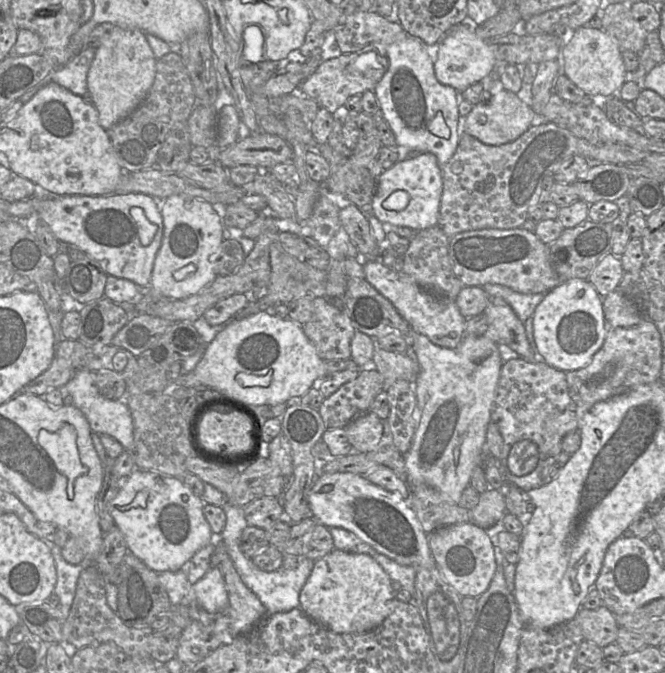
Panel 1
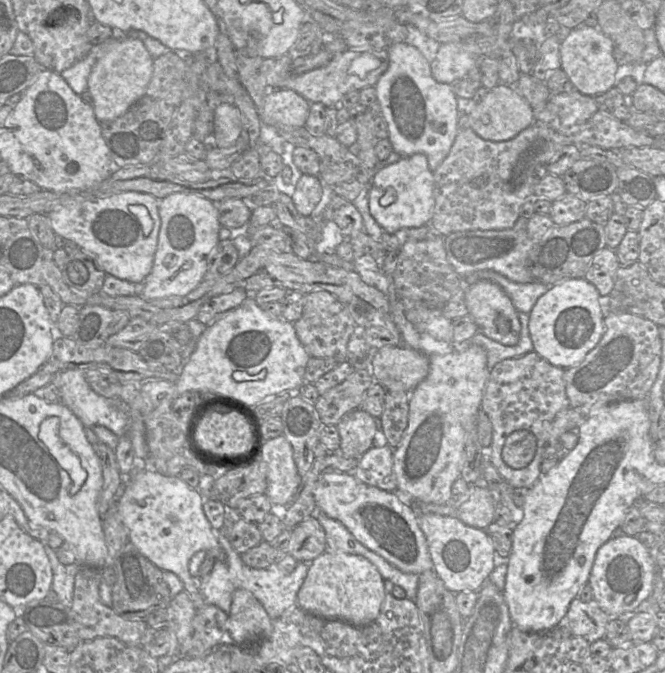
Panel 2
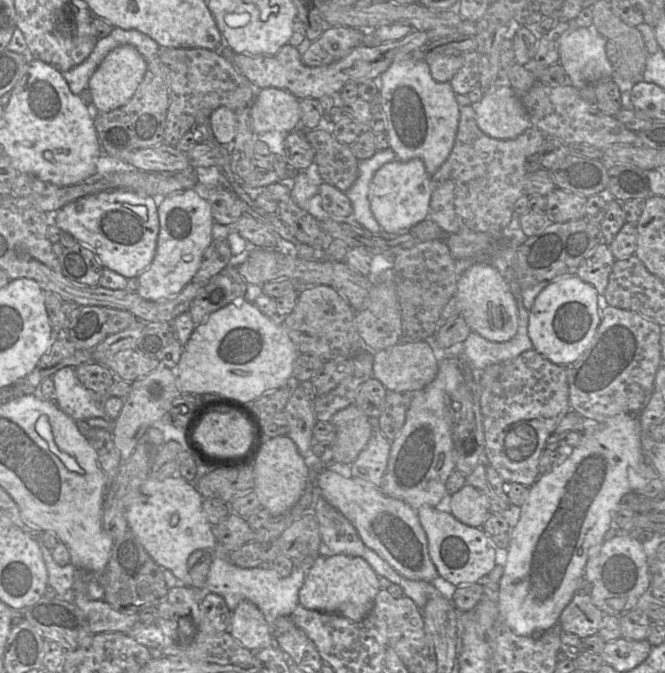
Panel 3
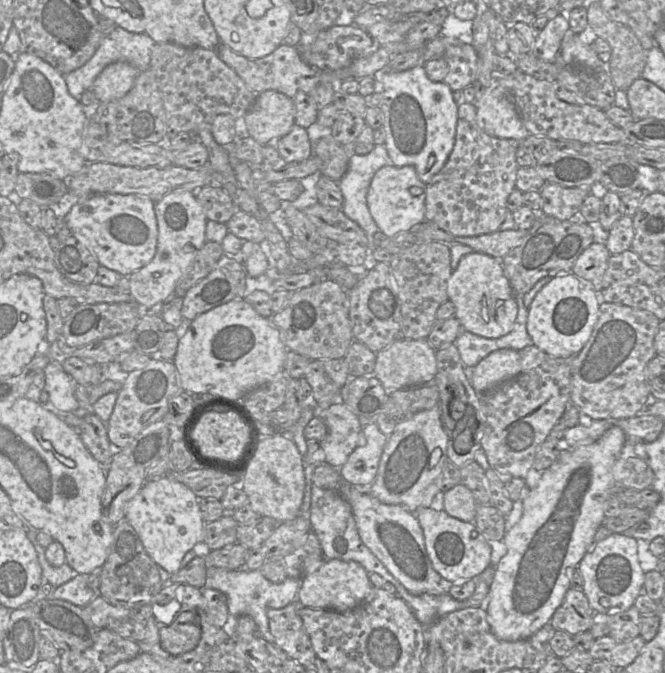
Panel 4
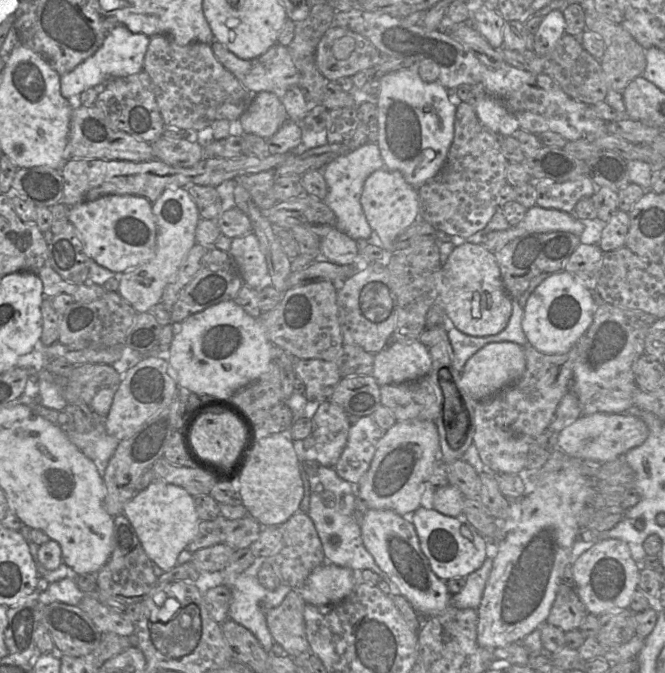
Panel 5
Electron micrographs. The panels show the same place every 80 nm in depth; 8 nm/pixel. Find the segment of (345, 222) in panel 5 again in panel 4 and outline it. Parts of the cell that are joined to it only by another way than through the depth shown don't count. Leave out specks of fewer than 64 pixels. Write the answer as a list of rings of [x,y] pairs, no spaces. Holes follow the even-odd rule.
[[[375,145],[366,155],[353,154],[349,158],[348,169],[338,181],[343,194],[343,213],[356,222],[368,235],[373,237],[379,230],[372,218],[367,194],[375,173],[392,162],[384,145]]]

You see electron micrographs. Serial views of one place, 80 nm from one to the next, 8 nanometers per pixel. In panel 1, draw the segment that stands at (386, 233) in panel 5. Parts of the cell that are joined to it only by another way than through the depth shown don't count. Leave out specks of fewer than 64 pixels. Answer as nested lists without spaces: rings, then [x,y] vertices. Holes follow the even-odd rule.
[[[421,152],[383,170],[377,179],[371,212],[382,223],[405,226],[414,231],[425,230],[438,225],[442,190],[442,172],[436,156]]]

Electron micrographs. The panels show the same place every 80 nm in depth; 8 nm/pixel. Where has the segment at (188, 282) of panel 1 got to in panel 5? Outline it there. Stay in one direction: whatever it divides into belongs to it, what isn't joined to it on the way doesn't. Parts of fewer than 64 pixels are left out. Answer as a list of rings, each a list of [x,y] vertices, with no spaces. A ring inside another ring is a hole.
[[[168,188],[152,203],[157,225],[155,255],[144,264],[119,275],[118,294],[137,311],[150,311],[161,302],[163,291],[178,271],[189,250],[196,244],[195,231],[200,214],[196,203],[186,188]]]

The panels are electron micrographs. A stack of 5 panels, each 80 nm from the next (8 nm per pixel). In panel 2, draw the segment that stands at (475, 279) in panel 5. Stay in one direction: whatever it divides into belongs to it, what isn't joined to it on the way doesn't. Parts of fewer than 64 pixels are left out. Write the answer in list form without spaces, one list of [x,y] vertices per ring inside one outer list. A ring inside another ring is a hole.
[[[488,280],[466,284],[465,303],[468,314],[485,336],[506,346],[519,342],[519,315],[500,285]]]

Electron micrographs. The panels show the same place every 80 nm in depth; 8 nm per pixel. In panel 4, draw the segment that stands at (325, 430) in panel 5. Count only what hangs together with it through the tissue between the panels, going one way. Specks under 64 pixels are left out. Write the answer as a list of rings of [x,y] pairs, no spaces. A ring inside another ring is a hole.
[[[343,402],[330,405],[319,418],[328,428],[327,436],[320,442],[325,462],[333,467],[341,467],[355,448],[364,444],[363,425],[359,417]]]

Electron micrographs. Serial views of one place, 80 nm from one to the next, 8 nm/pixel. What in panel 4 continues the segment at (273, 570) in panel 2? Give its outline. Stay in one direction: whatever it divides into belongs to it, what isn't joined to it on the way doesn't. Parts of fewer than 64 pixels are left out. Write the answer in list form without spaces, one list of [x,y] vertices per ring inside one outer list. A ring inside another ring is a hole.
[[[211,566],[207,569],[205,587],[219,590],[226,595],[231,621],[241,615],[250,616],[257,626],[258,635],[266,641],[274,643],[269,629],[267,610],[280,609],[297,601],[300,584],[301,579],[290,577],[281,583],[272,583],[262,575],[260,570],[247,570],[245,568],[227,570]]]

